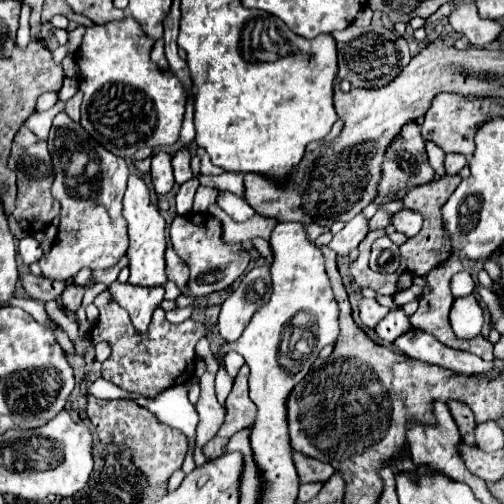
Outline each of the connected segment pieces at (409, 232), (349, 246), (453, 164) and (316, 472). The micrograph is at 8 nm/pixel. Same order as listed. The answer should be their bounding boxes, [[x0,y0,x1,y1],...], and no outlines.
[[390,210,422,236],[328,214,368,256],[444,154,466,174],[292,452,334,482]]

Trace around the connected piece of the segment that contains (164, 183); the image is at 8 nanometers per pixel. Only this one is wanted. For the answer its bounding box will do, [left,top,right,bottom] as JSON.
[152,152,174,194]

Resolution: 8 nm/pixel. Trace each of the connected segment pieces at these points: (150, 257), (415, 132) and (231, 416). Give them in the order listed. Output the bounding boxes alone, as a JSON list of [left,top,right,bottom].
[[122,174,166,286],[378,122,434,196],[218,386,256,438]]

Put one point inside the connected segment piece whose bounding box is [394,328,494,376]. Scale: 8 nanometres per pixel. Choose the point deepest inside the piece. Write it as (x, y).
(417, 344)

